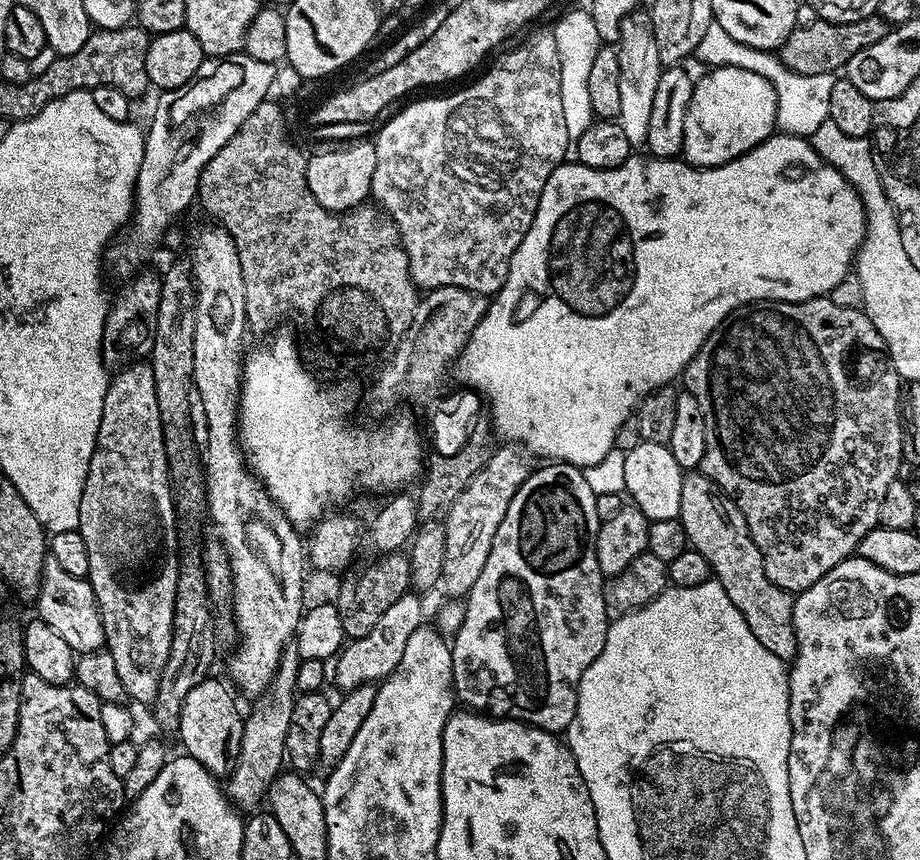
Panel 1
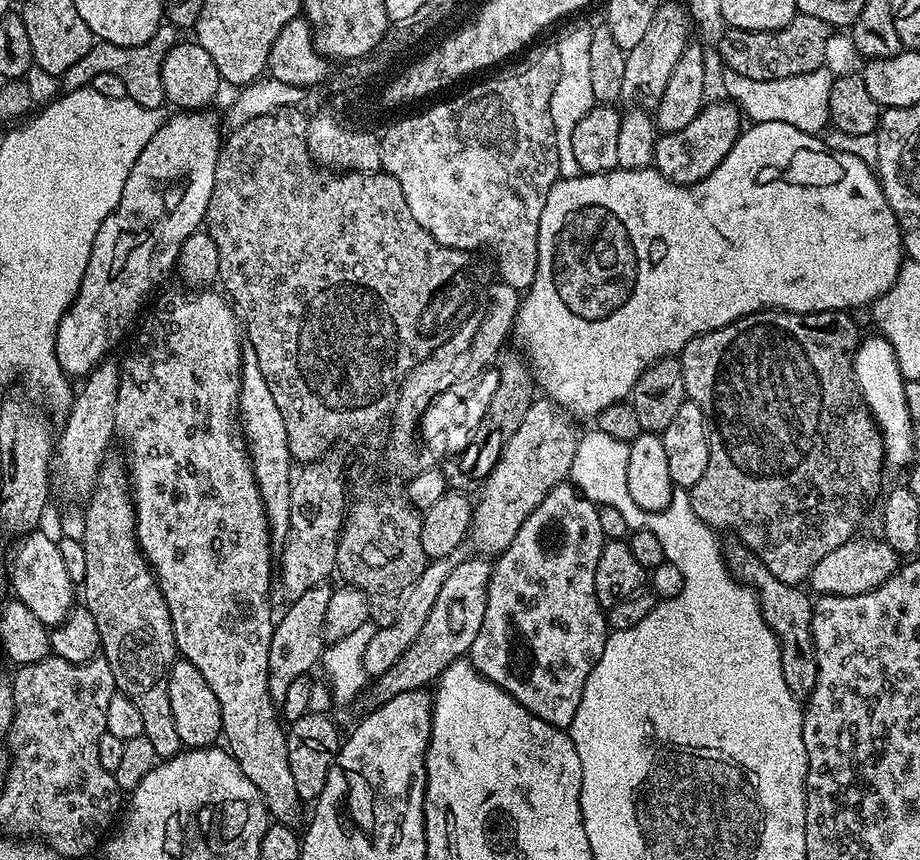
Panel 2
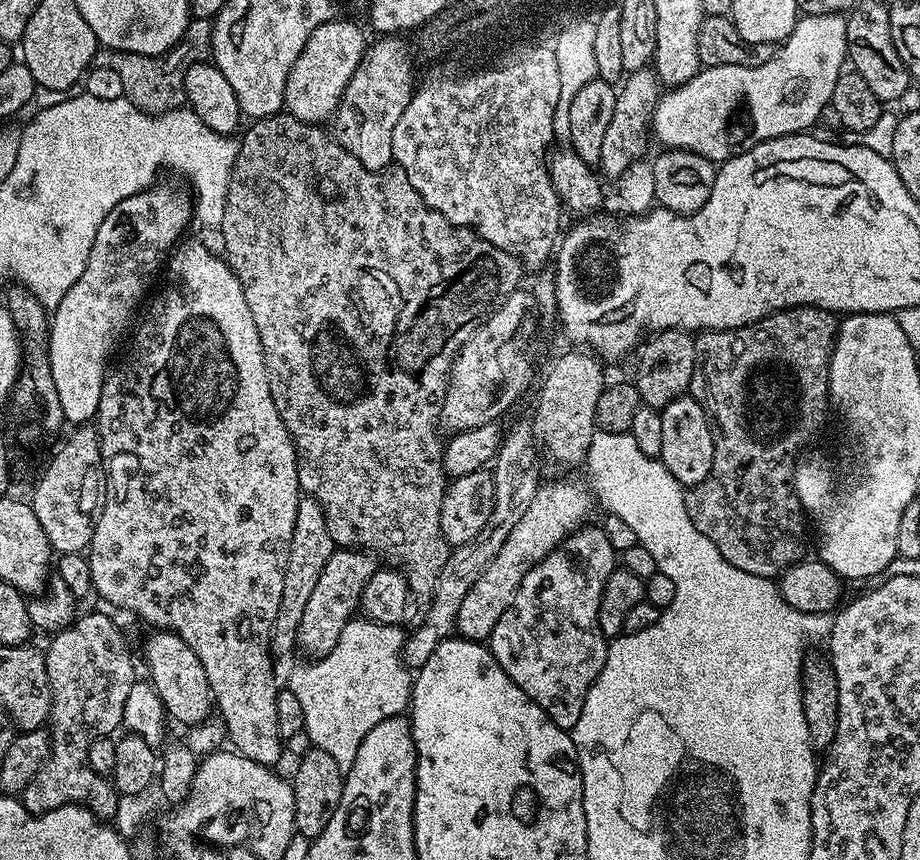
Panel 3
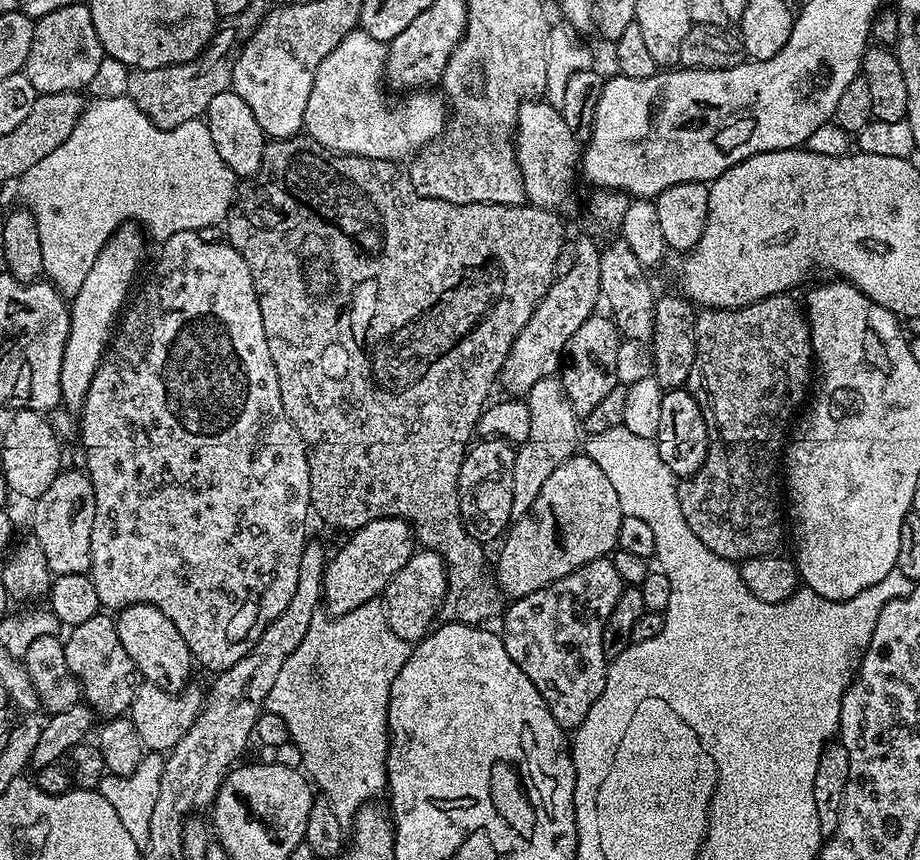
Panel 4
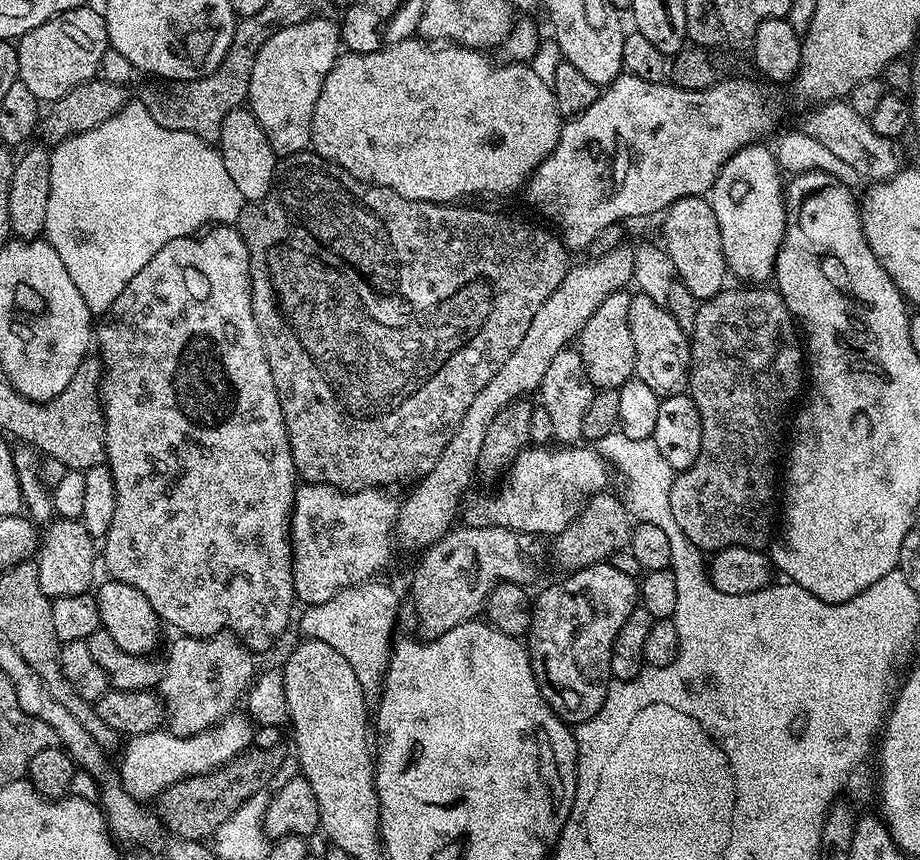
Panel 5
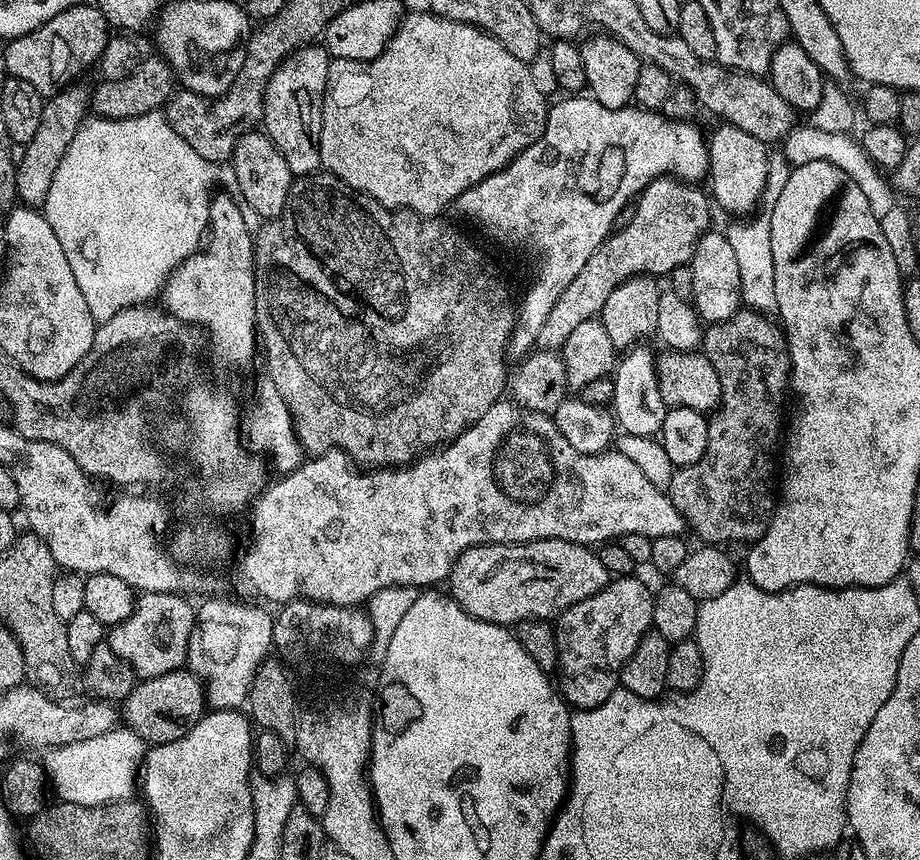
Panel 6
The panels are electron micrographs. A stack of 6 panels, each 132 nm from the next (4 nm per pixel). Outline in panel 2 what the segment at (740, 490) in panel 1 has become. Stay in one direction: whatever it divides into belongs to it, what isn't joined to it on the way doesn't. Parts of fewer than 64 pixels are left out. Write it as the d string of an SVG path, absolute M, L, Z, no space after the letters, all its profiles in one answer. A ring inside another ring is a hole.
M765 310L749 316L739 316L734 322L716 328L713 332L703 332L700 336L690 338L690 342L686 342L684 349L678 353L687 399L693 400L708 419L708 465L706 474L702 474L702 478L698 478L698 482L688 492L690 506L709 529L729 528L736 535L733 537L745 544L764 563L766 570L774 574L774 578L787 584L803 585L811 577L814 566L818 566L818 562L822 562L822 558L826 558L830 550L838 550L838 546L853 539L864 515L871 510L872 503L876 499L879 501L882 496L880 487L884 484L884 472L886 473L884 436L872 417L872 411L864 403L864 395L856 385L854 374L854 358L861 339L861 329L856 327L847 311Z

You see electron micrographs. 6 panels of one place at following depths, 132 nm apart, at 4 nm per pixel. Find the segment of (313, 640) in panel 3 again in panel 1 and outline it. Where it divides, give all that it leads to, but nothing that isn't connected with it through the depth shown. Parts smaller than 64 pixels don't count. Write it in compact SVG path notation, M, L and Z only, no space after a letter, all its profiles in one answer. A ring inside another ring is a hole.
M295 647L284 649L278 662L278 670L263 696L255 701L252 713L244 716L244 733L240 743L240 752L236 763L226 780L228 799L236 805L241 813L251 814L265 803L268 787L280 775L286 764L286 734L290 730L290 710L298 695L296 679L301 658Z

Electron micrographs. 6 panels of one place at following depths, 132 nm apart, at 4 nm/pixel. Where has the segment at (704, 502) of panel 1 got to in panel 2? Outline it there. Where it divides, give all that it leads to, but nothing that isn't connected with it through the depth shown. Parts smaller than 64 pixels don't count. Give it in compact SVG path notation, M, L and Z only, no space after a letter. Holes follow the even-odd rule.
M732 542L729 548L727 545L726 559L728 571L741 584L755 592L762 614L766 618L770 630L774 630L774 634L778 638L780 657L782 658L782 678L786 678L786 686L790 686L790 690L796 695L797 700L807 701L818 682L818 662L812 637L813 597L807 591L804 593L803 587L787 584L774 578L774 574L770 574L770 570L766 570L764 563L745 544Z

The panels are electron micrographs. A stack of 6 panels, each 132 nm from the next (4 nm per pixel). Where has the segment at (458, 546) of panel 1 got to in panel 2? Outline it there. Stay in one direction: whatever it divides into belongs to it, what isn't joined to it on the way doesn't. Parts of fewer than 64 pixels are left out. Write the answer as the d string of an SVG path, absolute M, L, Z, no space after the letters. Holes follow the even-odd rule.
M547 398L533 399L530 410L522 418L522 426L510 434L494 470L482 482L484 488L480 492L480 501L475 501L472 509L472 527L470 529L470 544L477 548L476 552L484 558L497 557L505 552L514 542L514 534L518 534L518 526L526 522L526 518L535 508L540 505L542 498L554 490L554 486L565 483L569 479L568 471L574 462L576 445L578 443L578 431L574 425L573 417L565 412L563 408Z

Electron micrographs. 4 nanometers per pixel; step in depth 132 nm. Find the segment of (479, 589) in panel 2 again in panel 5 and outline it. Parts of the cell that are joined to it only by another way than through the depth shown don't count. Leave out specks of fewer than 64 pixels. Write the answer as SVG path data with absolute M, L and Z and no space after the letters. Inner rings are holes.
M603 492L592 496L576 516L574 522L557 535L552 544L557 562L564 570L576 571L588 565L603 563L620 551L625 551L632 537L634 524L627 505L616 495Z

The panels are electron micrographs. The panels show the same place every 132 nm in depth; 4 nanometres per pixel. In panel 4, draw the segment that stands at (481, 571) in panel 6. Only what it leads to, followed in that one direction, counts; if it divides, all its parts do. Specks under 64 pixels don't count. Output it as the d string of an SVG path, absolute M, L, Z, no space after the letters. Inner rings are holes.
M431 550L413 552L410 562L406 562L406 566L402 566L398 574L394 574L382 597L390 630L394 630L394 634L398 634L398 638L402 638L410 646L423 640L433 631L447 593L448 566L440 553Z

